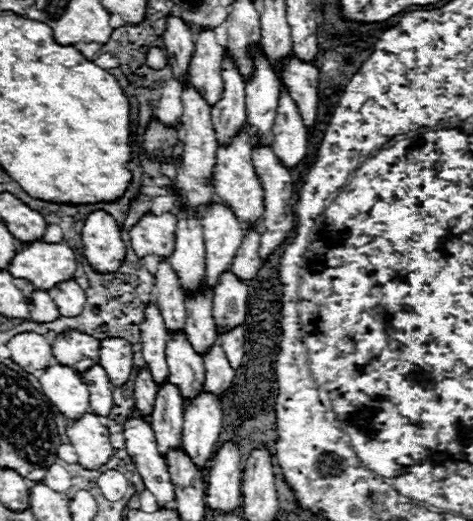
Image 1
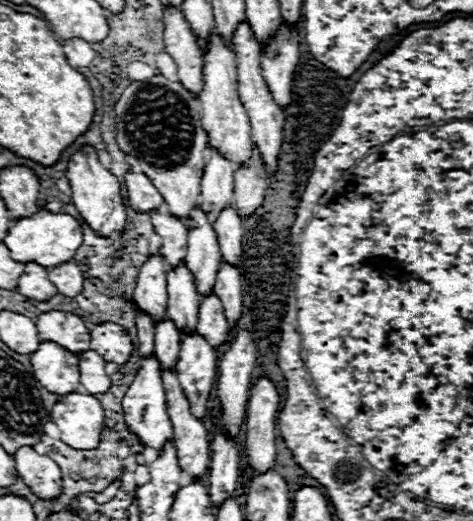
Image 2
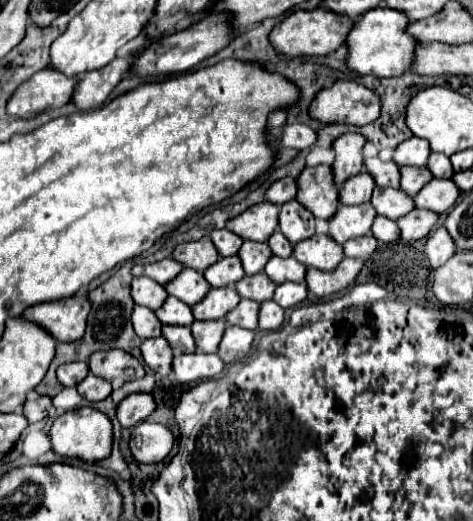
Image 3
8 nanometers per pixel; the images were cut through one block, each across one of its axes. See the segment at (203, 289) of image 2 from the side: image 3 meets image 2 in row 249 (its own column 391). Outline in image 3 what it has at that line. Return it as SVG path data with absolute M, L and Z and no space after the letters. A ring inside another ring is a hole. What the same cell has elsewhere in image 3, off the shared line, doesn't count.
M376 188L372 196L372 204L378 214L390 220L398 220L416 208L414 200L406 192L396 188Z

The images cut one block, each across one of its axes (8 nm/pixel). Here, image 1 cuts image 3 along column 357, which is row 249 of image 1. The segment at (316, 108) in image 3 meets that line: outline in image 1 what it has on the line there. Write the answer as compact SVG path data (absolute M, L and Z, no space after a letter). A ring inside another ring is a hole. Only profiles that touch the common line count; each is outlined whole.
M92 212L82 228L84 256L94 272L114 274L124 262L126 246L116 220L106 212Z

